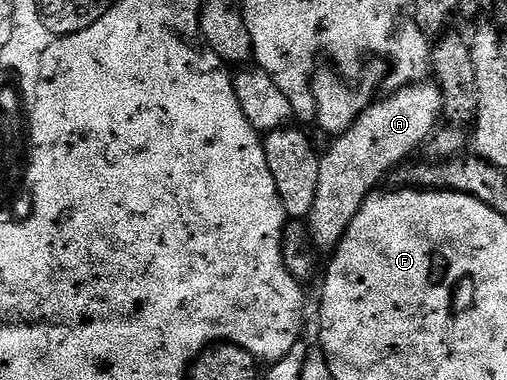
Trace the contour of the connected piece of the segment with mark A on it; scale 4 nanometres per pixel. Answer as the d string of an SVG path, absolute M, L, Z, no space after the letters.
M433 81L411 83L408 87L398 87L386 99L378 103L370 102L355 122L341 135L332 140L333 143L321 155L319 165L319 190L315 193L315 205L311 205L311 213L307 220L309 240L318 252L332 252L341 243L347 233L351 221L355 221L355 213L367 201L367 197L378 190L381 178L392 167L400 168L412 151L430 142L431 136L438 130L437 118L442 118L445 109L445 97L440 87Z

